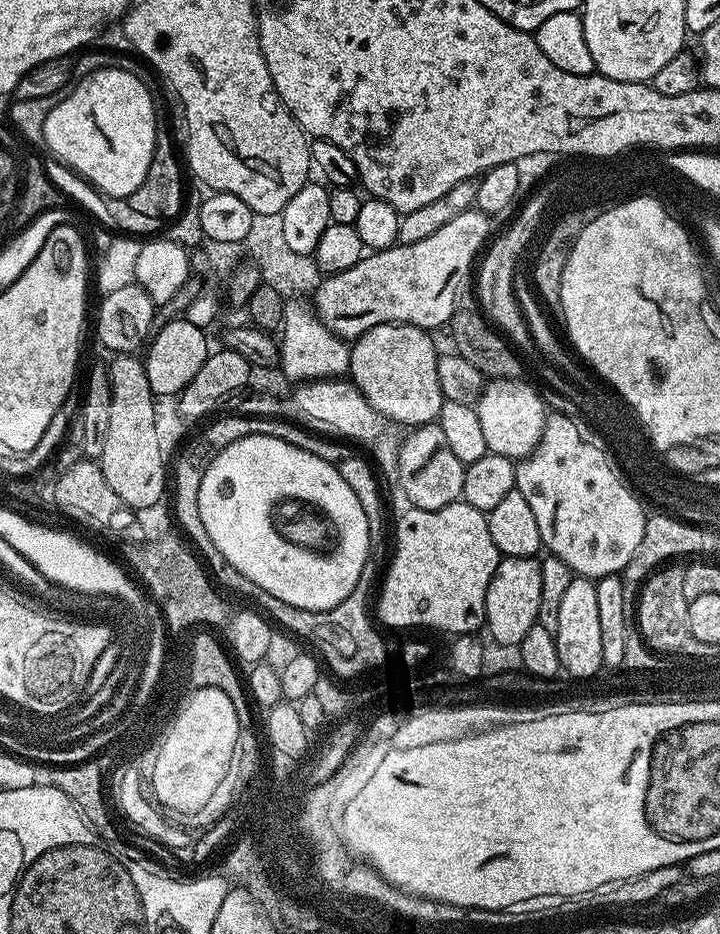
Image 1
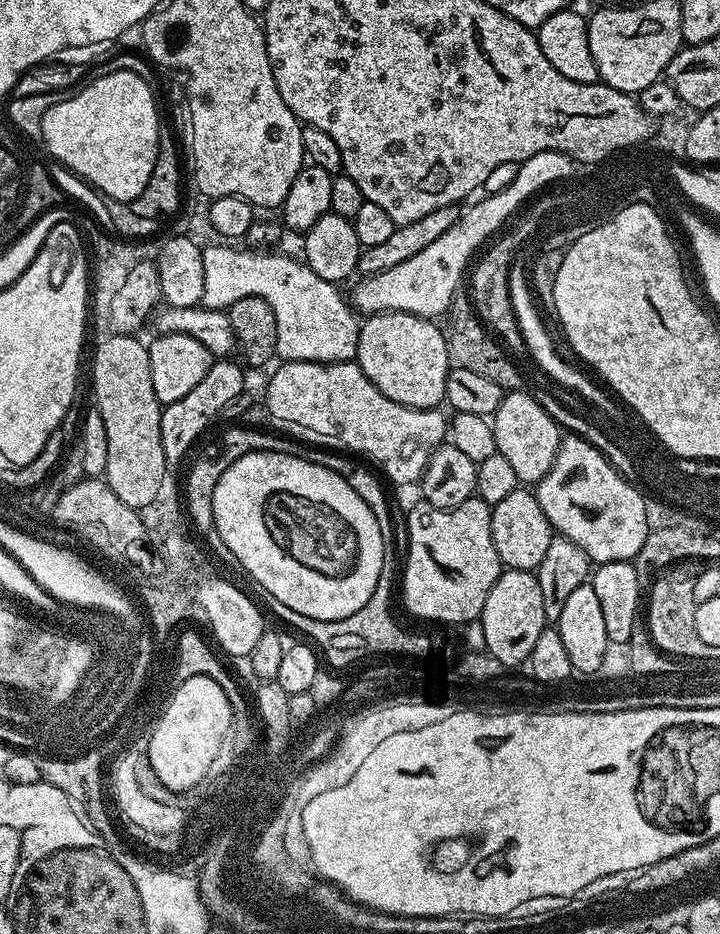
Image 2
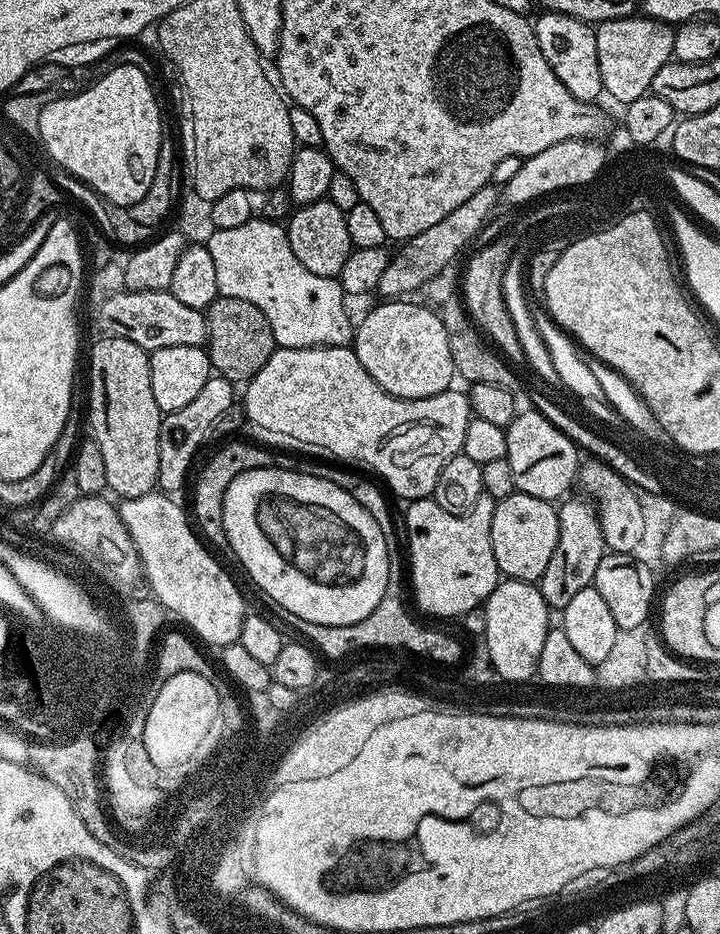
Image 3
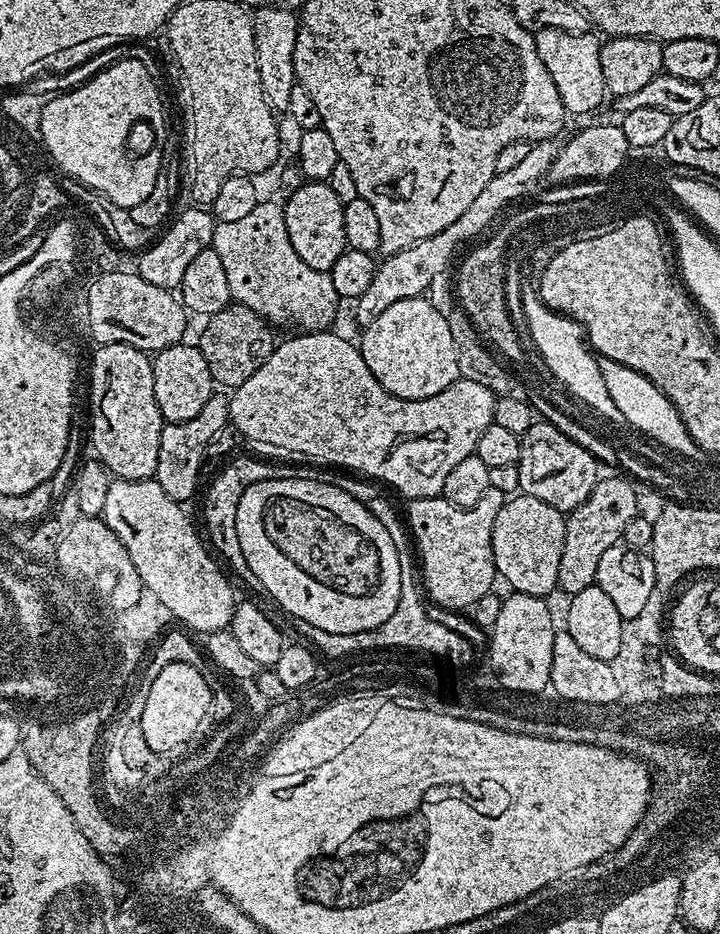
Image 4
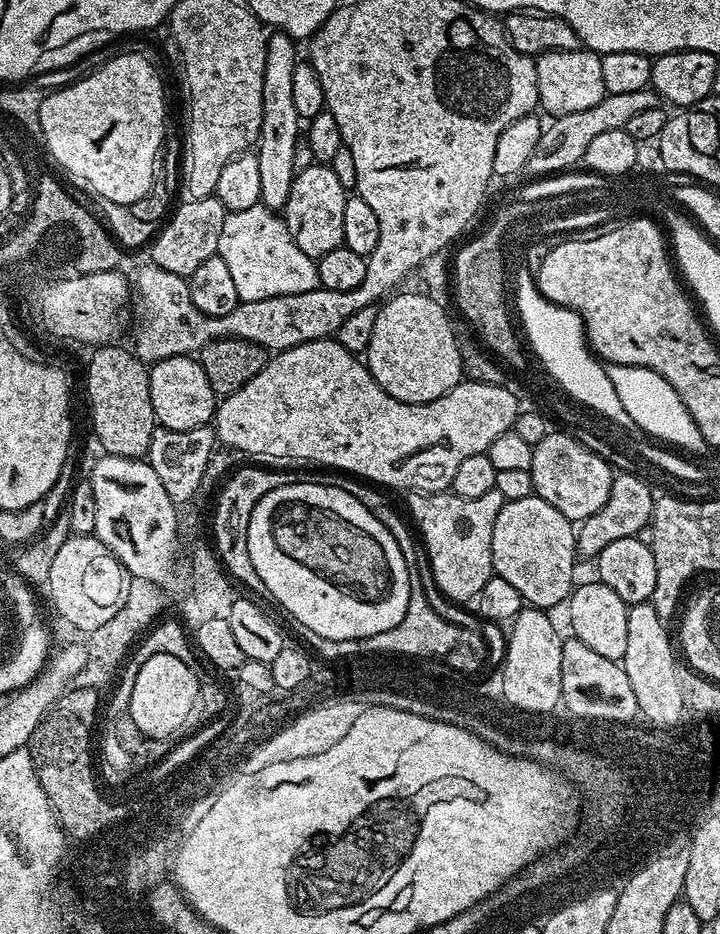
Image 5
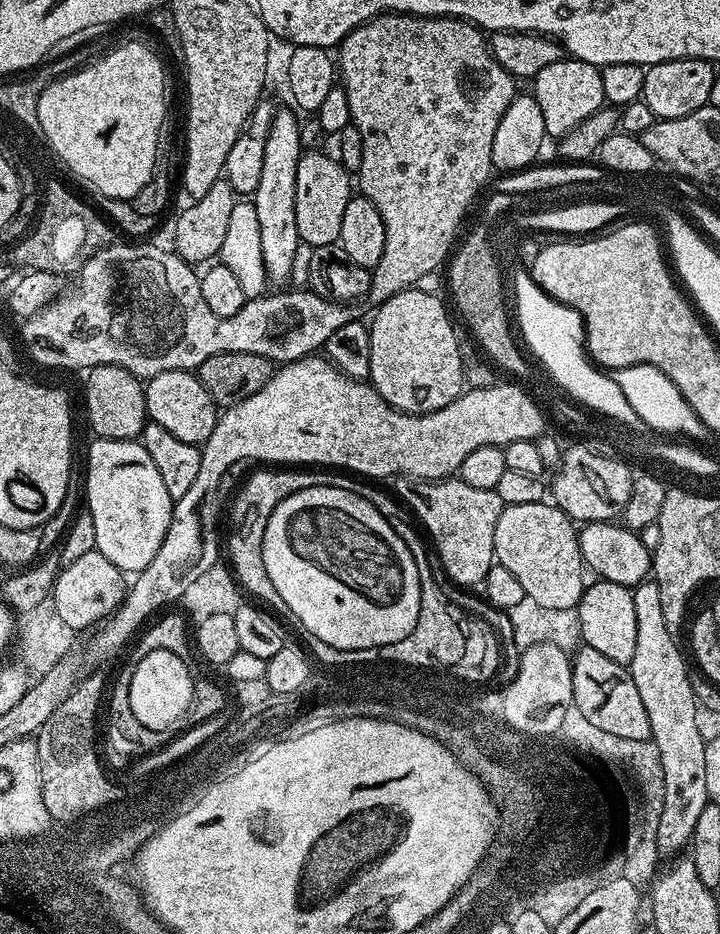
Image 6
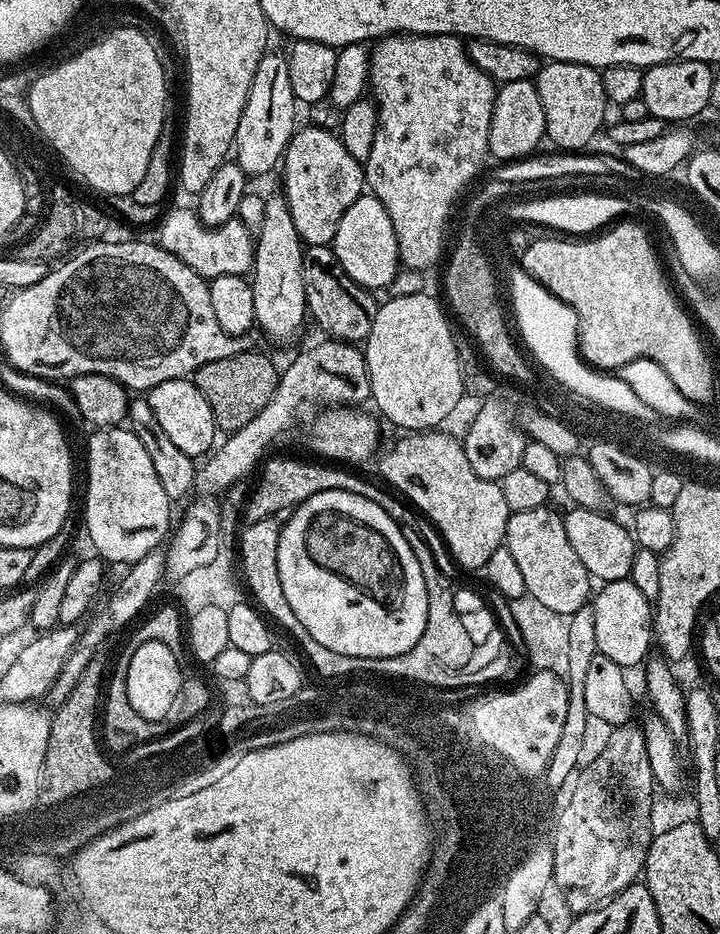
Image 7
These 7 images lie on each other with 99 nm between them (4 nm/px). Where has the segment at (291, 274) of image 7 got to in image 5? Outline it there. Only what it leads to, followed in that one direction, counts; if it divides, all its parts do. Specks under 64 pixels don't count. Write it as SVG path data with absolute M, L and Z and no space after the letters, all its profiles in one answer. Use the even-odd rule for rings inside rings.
M273 31L266 46L266 70L262 74L262 126L254 154L258 158L258 171L262 177L260 203L270 211L279 213L290 198L290 186L296 176L294 146L302 139L302 121L294 106L293 79L297 41L284 32Z

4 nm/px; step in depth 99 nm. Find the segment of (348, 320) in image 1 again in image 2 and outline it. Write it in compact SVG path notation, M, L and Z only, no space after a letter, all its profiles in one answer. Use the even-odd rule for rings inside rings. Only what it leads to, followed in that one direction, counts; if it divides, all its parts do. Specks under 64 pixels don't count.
M560 152L534 154L517 167L516 177L514 182L510 182L510 186L487 193L483 197L485 200L480 200L477 204L469 203L469 208L465 207L461 211L458 222L454 222L454 226L450 226L450 230L446 230L442 238L430 242L430 246L426 246L422 254L414 254L414 258L406 258L406 262L398 262L398 266L390 266L388 270L382 270L373 276L357 279L357 284L352 288L352 296L350 292L352 308L360 314L405 312L425 318L443 317L454 294L461 287L460 279L464 276L464 267L467 266L468 259L470 264L477 255L476 248L483 249L524 203L523 208L533 197L548 188L547 184L559 185L559 180L564 180L571 174L572 167L572 157L563 156Z

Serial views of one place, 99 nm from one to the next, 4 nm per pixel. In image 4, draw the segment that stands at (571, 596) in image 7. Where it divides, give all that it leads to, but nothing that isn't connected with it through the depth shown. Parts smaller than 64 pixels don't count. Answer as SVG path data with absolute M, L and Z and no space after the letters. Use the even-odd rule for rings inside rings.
M517 494L505 499L498 518L494 518L492 553L499 579L505 580L512 592L547 598L557 591L558 561L562 542L566 542L565 519L565 513L538 498Z

